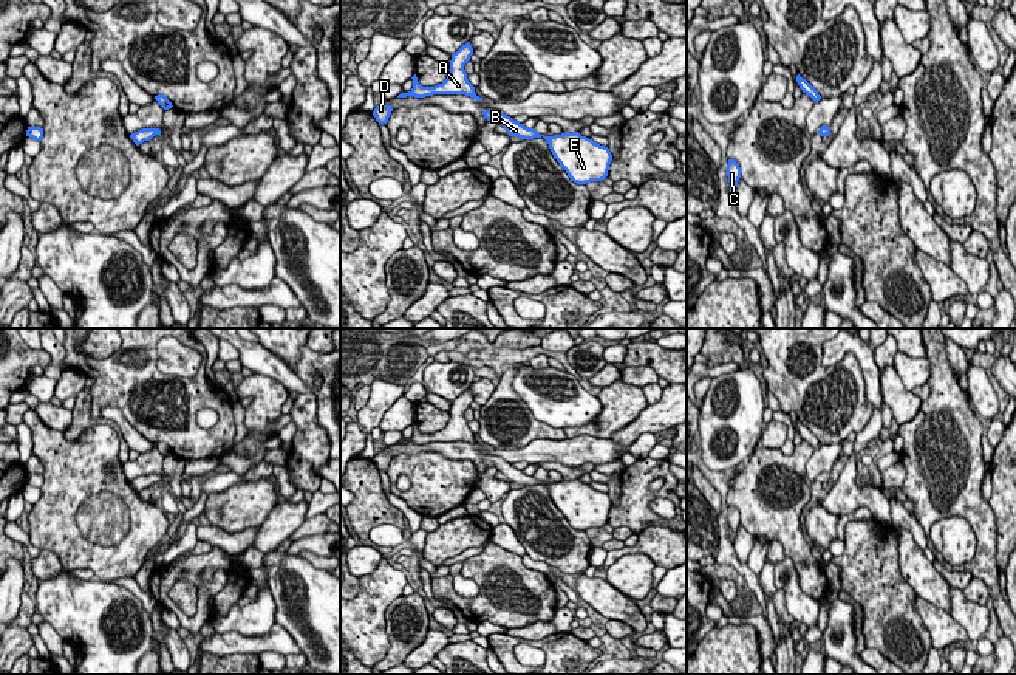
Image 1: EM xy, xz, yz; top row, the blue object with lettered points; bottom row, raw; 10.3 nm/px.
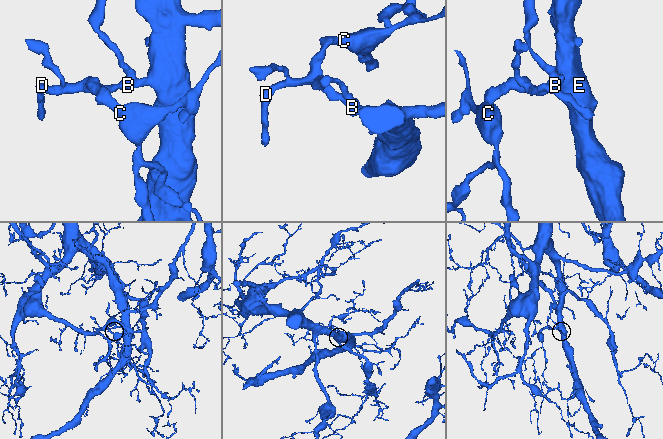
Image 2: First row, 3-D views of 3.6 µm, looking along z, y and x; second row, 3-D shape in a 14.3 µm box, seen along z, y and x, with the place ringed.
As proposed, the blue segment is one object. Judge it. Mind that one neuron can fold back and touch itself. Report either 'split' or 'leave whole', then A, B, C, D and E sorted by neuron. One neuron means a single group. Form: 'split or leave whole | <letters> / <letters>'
leave whole | A B C D E

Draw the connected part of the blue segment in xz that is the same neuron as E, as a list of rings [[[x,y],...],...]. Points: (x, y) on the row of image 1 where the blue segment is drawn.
[[[499,110],[482,111],[484,118],[490,122],[498,121],[509,133],[523,139],[544,138],[554,158],[566,170],[571,181],[586,184],[591,181],[602,181],[608,176],[612,155],[608,147],[581,136],[578,132],[544,136],[534,128],[513,121],[510,116]]]

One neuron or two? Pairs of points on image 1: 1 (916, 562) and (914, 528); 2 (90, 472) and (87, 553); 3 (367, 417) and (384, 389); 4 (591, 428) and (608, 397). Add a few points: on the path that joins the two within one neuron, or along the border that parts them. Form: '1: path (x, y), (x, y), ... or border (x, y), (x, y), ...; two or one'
1: border (893, 524), (905, 528), (923, 551); two
2: path (70, 493), (67, 496), (67, 533); one
3: path (373, 411), (382, 395); one
4: path (600, 423), (608, 415), (608, 406); one

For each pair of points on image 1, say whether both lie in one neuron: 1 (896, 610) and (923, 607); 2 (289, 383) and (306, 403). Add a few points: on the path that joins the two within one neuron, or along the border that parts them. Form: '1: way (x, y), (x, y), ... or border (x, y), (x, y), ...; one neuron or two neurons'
1: border (914, 596), (914, 609), (930, 635), (930, 643); two neurons
2: border (310, 390), (297, 395); two neurons

